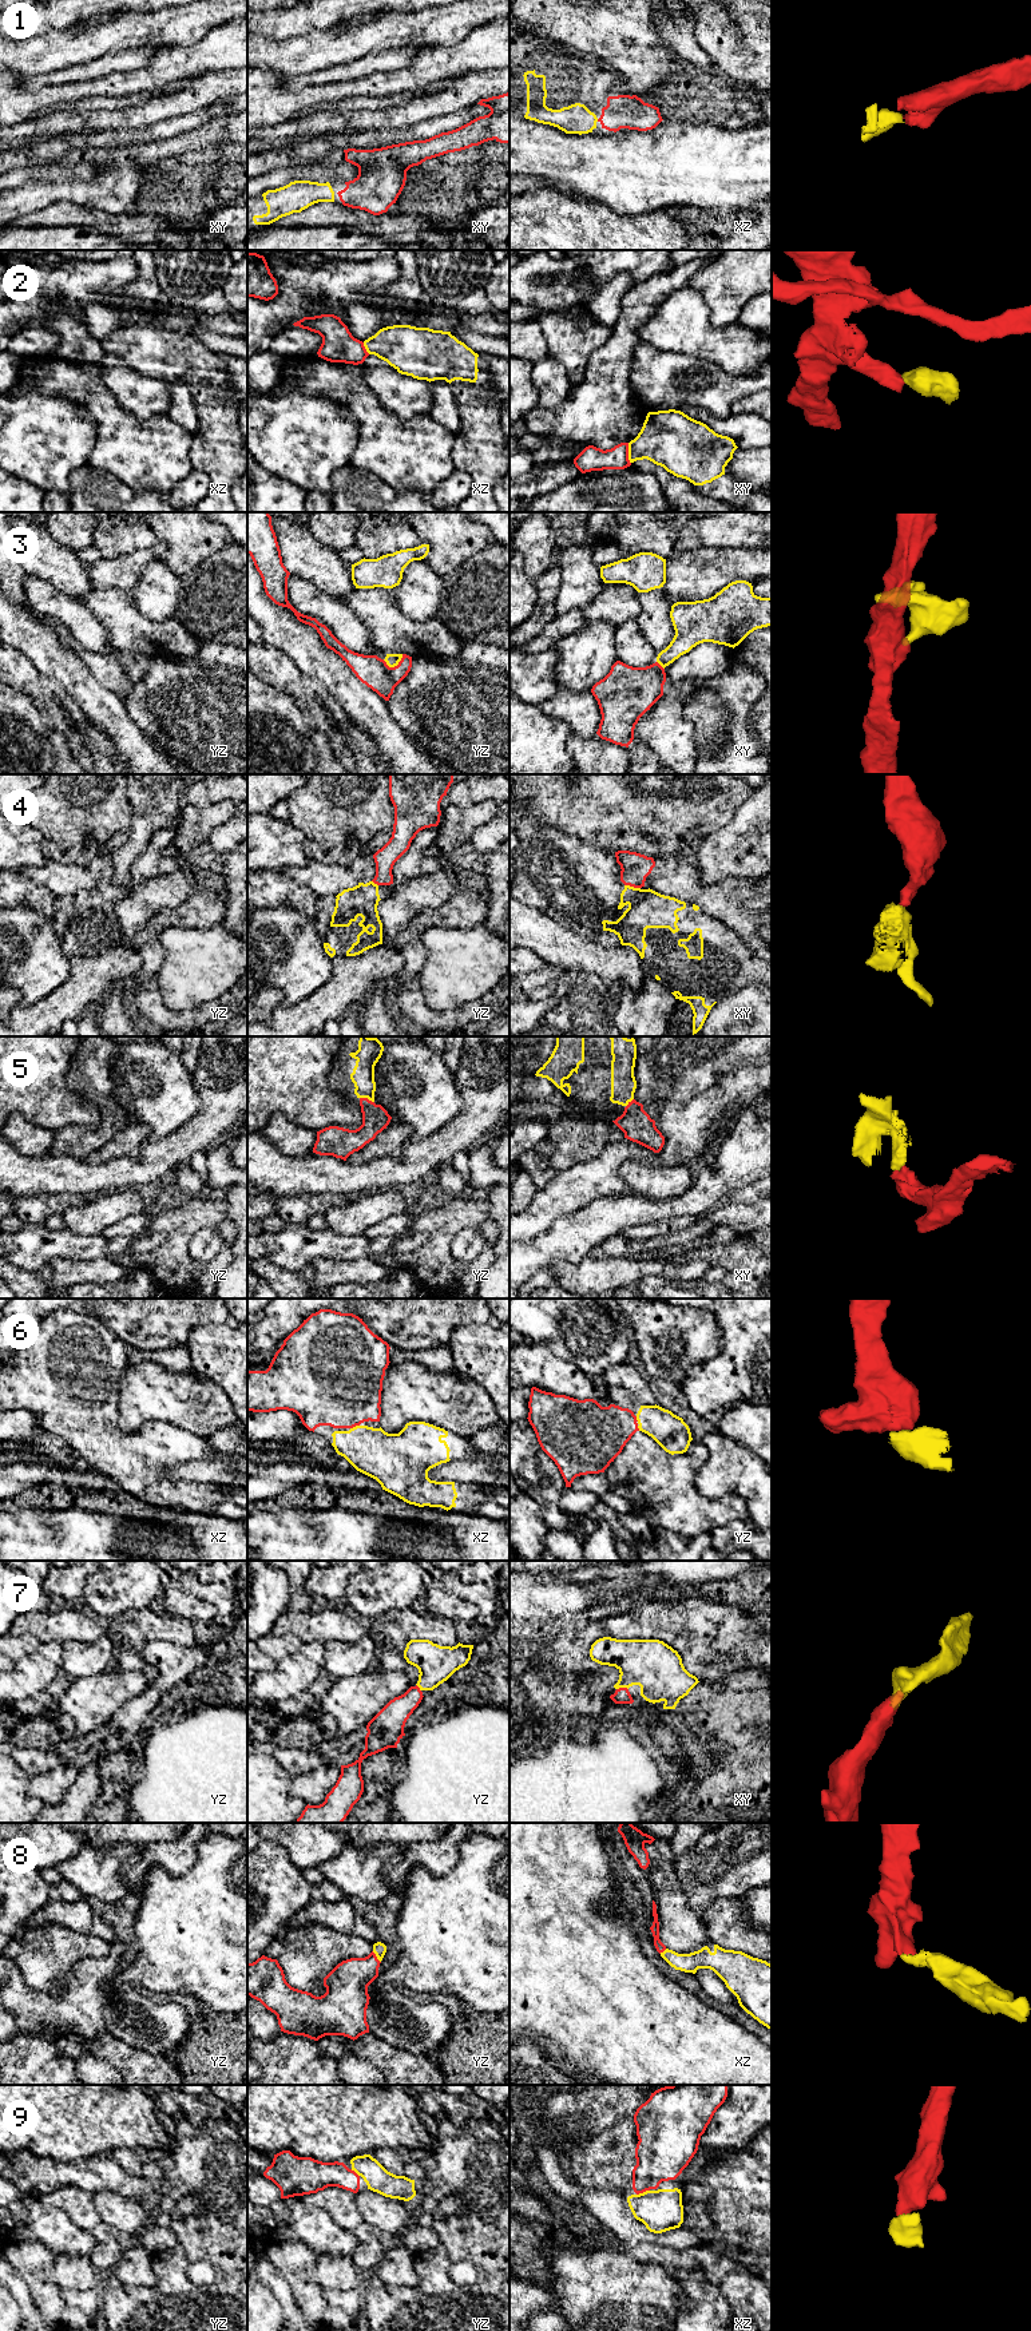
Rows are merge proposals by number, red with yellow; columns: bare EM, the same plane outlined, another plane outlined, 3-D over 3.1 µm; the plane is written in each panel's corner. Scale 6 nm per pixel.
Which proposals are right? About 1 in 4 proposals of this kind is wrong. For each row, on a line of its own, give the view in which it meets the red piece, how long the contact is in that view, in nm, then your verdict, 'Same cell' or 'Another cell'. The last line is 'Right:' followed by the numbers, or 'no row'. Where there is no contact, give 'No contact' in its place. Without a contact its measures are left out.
1: No contact. Same cell
2: Touches red in xy. Shared border 130 nm. Another cell
3: Touches red in yz. Shared border 130 nm. Same cell
4: Touches red in xy. Shared border 100 nm. Another cell
5: Touches red in yz. Shared border 90 nm. Same cell
6: Touches red in xz. Shared border 60 nm. Same cell
7: Touches red in xy. Shared border 70 nm. Same cell
8: Touches red in yz. Shared border 90 nm. Same cell
9: Touches red in xz. Shared border 90 nm. Same cell
Right: 1, 3, 5, 6, 7, 8, 9

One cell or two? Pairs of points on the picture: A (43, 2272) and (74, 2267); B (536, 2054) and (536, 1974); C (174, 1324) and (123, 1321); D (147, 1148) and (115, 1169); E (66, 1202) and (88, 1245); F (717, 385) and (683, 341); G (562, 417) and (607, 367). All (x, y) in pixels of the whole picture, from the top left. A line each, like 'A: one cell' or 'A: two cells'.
A: two cells
B: two cells
C: one cell
D: one cell
E: two cells
F: two cells
G: one cell

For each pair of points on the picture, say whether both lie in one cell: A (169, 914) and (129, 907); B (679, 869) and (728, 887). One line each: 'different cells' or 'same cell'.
A: different cells
B: same cell

